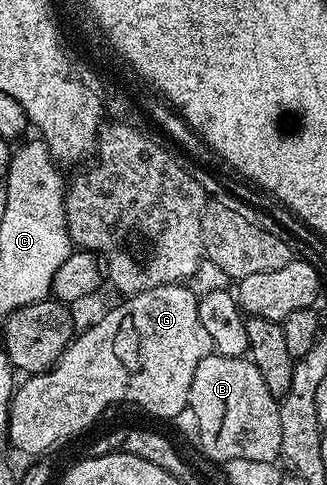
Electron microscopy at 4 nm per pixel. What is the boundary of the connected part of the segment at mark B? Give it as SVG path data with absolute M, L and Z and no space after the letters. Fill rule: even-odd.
M216 353L203 357L199 361L199 369L191 377L189 386L188 414L193 414L197 422L197 435L201 438L201 447L209 459L218 459L226 465L237 458L246 461L259 461L276 464L282 458L281 442L283 429L279 425L279 399L267 389L267 381L263 381L263 373L248 357L227 357Z

